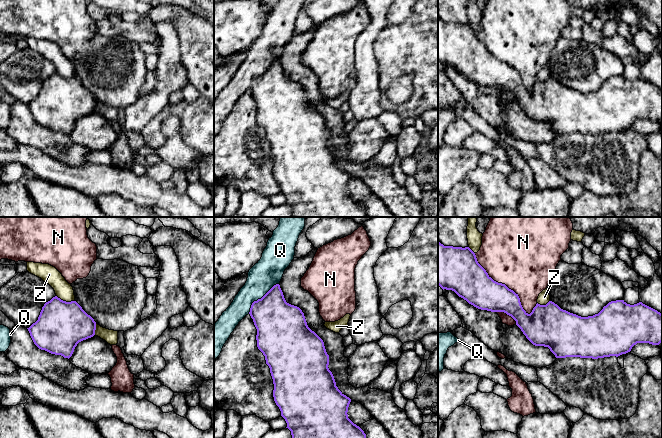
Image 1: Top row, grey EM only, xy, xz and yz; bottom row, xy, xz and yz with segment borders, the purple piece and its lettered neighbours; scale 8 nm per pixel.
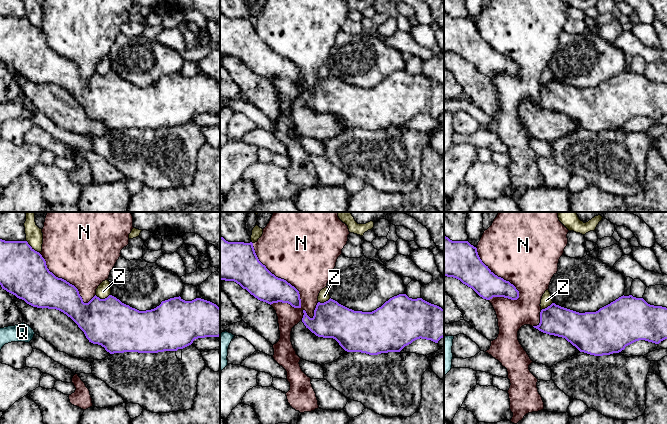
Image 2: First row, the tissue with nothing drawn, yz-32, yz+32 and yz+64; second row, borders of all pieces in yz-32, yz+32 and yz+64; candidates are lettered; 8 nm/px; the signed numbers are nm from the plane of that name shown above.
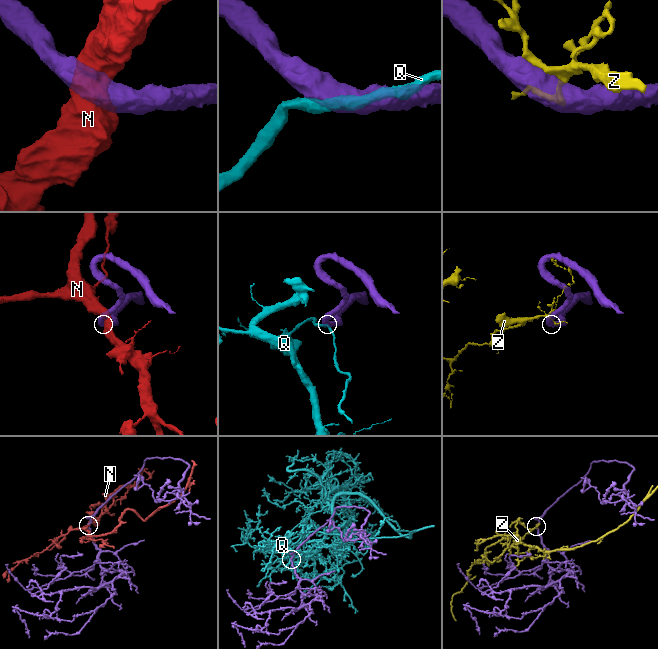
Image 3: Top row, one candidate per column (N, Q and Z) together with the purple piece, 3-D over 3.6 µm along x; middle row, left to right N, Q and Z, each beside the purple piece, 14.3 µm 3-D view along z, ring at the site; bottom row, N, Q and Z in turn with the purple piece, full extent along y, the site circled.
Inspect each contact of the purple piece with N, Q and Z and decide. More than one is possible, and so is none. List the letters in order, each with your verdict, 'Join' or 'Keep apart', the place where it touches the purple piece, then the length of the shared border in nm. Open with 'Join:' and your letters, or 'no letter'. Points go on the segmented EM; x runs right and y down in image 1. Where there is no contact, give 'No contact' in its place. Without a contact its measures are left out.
Join: no letter
N: Keep apart. Touches purple at yz (501, 283). Shared border 650 nm
Q: Keep apart. Touches purple at xz (261, 298). Shared border 340 nm
Z: Keep apart. Touches purple at xy (65, 301). Shared border 160 nm

